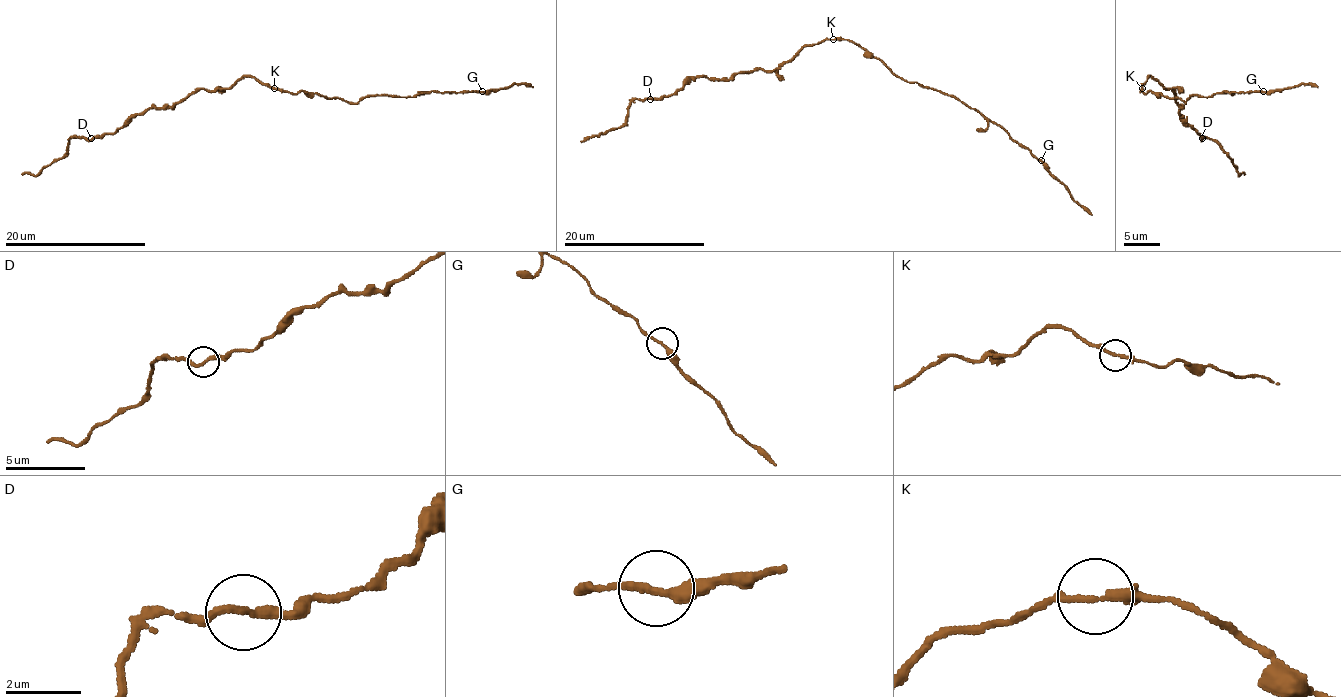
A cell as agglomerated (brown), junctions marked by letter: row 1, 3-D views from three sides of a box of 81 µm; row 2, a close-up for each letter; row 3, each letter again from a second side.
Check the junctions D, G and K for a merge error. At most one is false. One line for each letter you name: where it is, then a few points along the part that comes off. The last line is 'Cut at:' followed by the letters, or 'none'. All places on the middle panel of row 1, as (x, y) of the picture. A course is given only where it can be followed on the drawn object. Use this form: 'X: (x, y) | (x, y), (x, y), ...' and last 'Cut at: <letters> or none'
D: (650, 99) | (651, 99), (633, 101), (626, 120), (619, 127), (580, 141)
Cut at: D

